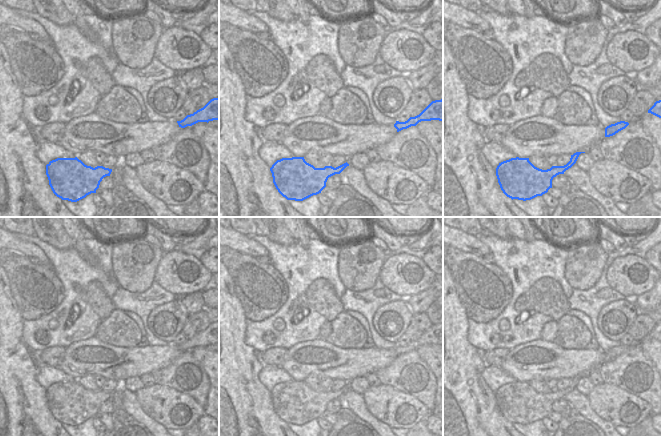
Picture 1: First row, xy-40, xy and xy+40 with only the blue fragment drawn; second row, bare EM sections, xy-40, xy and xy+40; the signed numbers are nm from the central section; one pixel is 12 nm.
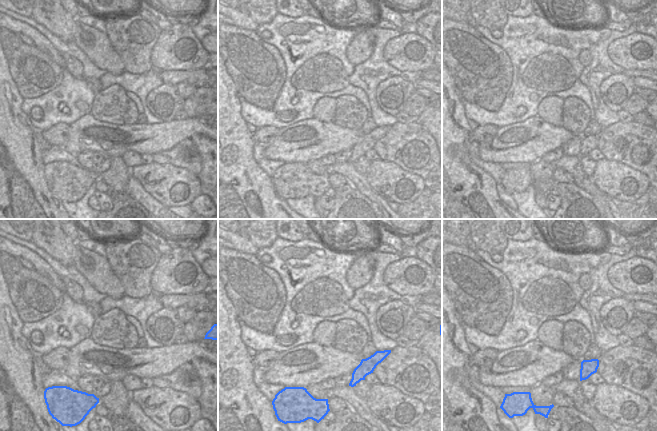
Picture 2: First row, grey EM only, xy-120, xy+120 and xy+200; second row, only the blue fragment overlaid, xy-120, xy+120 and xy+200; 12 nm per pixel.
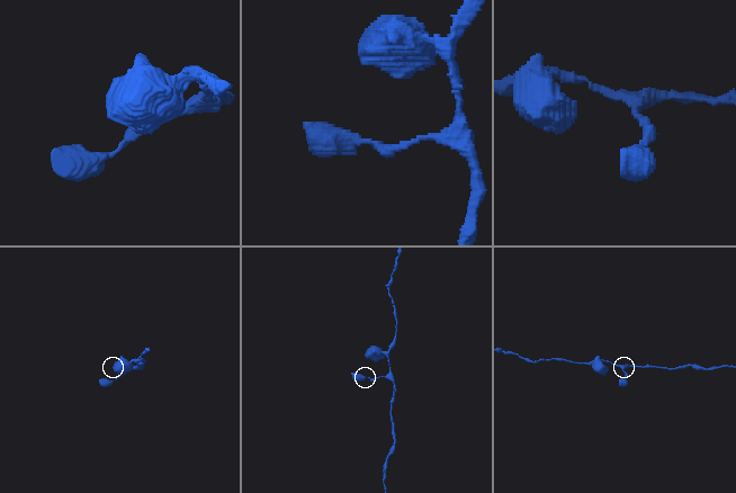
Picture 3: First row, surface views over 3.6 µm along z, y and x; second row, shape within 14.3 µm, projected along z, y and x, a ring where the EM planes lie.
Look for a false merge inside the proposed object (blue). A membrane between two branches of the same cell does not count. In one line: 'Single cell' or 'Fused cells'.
Single cell

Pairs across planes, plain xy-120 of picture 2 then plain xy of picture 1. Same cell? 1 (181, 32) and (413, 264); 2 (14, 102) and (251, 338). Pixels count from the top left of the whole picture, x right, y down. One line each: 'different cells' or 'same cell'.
1: same cell
2: different cells

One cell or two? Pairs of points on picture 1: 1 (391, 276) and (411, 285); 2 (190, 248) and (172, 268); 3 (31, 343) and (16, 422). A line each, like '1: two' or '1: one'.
1: one
2: two
3: two

